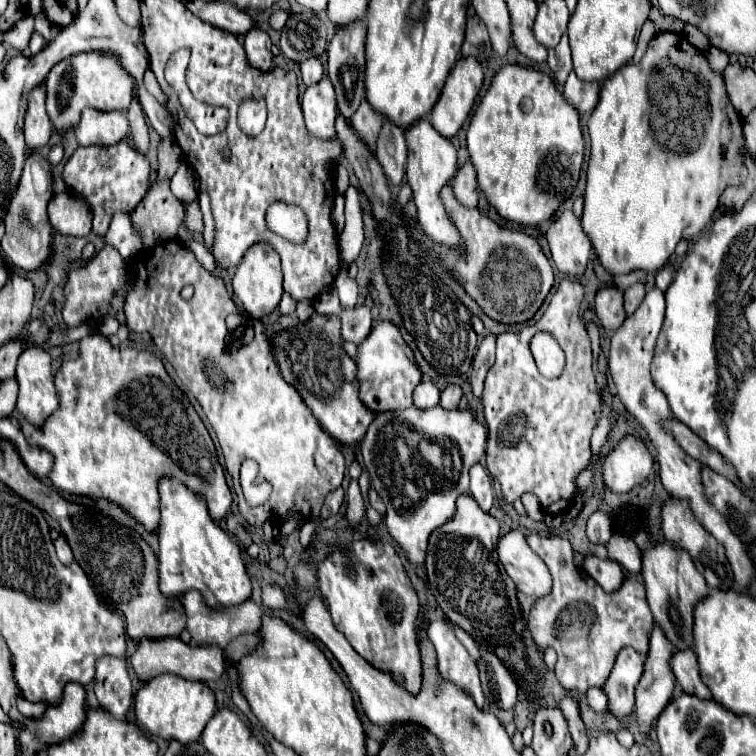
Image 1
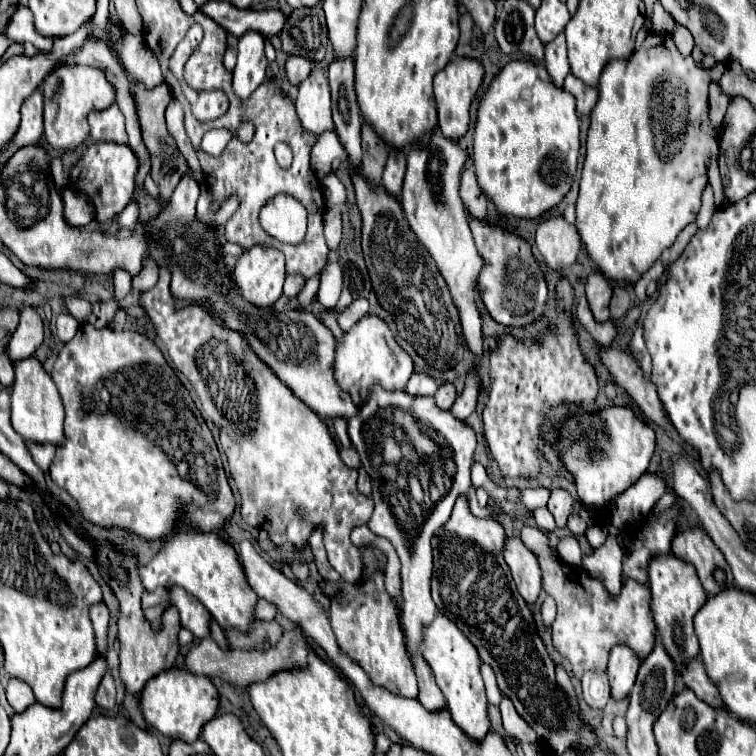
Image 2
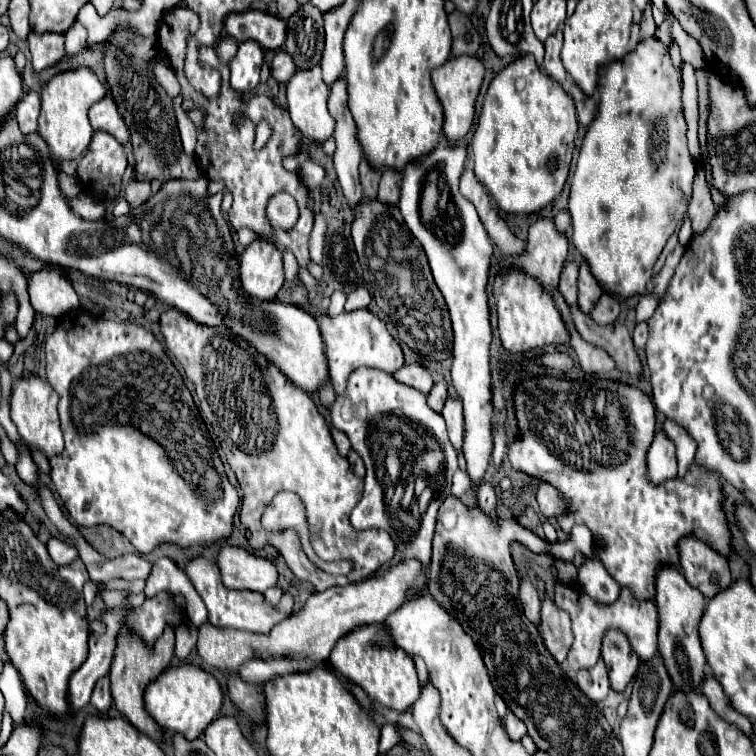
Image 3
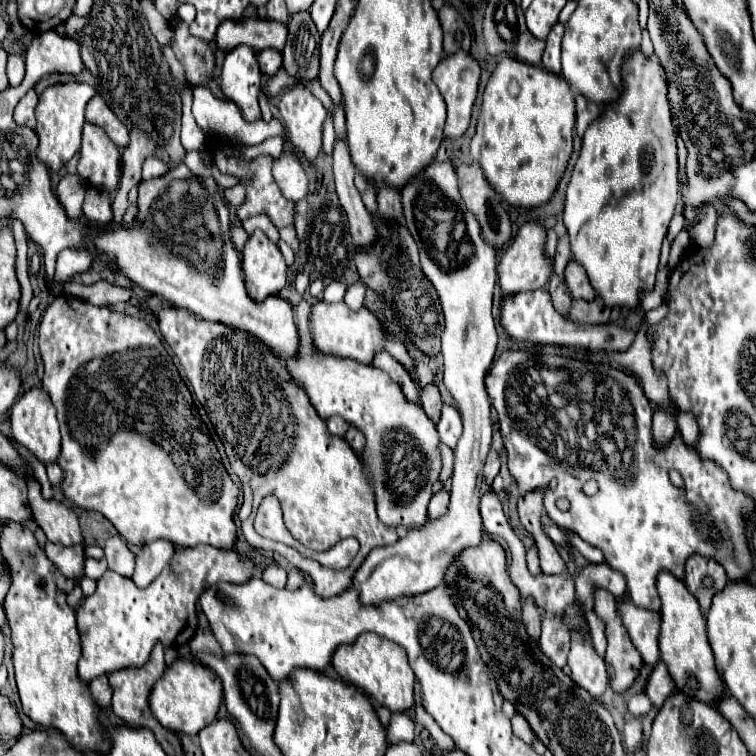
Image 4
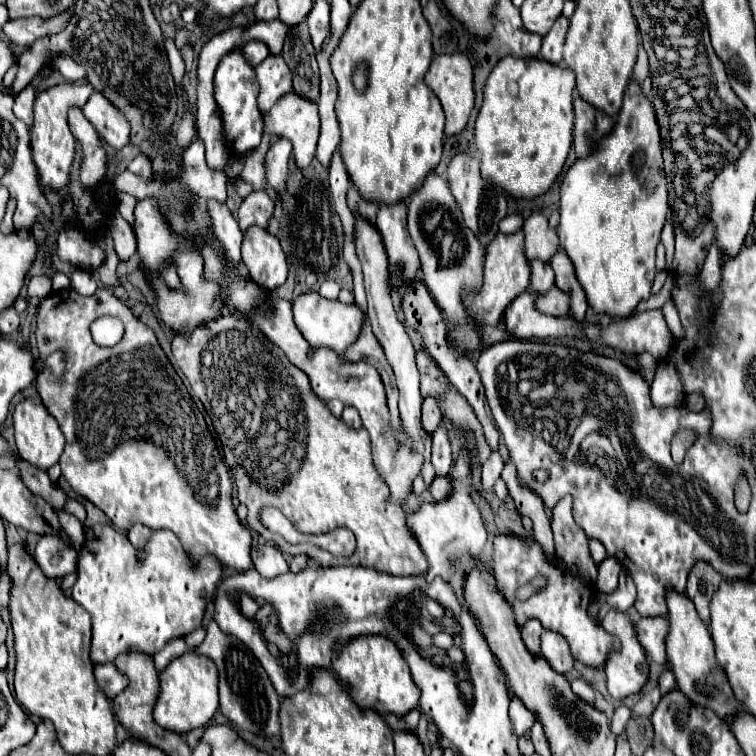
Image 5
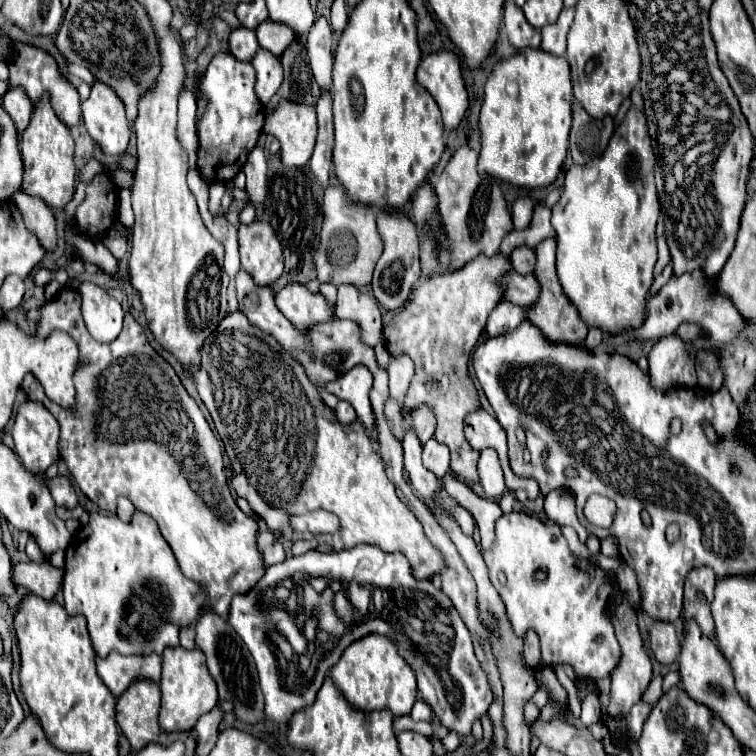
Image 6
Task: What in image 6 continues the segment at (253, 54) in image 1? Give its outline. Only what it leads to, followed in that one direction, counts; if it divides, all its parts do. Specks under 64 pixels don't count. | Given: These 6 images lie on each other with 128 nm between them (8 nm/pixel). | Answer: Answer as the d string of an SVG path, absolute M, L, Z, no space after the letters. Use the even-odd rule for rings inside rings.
M216 54L200 80L198 94L208 100L202 118L196 118L198 172L208 182L228 182L244 166L246 156L256 146L264 126L264 106L254 92L254 68L250 62L236 60L232 54Z

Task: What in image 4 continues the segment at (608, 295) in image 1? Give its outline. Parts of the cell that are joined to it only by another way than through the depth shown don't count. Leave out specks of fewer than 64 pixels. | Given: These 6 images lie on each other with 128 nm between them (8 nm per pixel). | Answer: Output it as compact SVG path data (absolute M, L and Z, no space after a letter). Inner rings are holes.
M576 260L568 262L568 266L564 270L564 280L566 280L566 286L568 286L572 298L582 298L588 302L592 302L596 298L596 292L592 288L592 284L588 282L586 272L582 270L582 266Z

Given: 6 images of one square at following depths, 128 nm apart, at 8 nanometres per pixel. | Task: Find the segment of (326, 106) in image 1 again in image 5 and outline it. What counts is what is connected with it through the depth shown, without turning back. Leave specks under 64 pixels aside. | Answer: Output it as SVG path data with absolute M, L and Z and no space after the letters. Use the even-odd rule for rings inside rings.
M296 94L282 96L264 116L264 130L268 134L284 136L292 142L292 158L298 168L306 168L316 152L318 142L318 108Z

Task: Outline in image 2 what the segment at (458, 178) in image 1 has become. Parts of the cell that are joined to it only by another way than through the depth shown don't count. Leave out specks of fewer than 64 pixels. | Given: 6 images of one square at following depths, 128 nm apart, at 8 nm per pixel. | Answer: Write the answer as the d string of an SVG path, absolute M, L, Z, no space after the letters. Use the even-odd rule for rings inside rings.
M466 168L462 172L462 186L460 186L460 196L464 200L464 206L468 208L470 216L476 220L486 220L488 216L488 198L482 192L482 188L476 182L474 168Z

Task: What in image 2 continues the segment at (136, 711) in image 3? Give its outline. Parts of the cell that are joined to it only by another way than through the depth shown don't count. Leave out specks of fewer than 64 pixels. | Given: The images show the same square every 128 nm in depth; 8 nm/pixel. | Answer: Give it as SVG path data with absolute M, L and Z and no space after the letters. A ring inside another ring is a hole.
M94 542L94 544L96 544L96 556L98 556L96 564L100 568L100 574L120 602L120 618L118 618L118 642L120 642L120 668L118 668L118 672L120 672L120 680L130 694L140 694L144 684L152 676L156 676L164 670L170 670L174 666L178 652L180 652L178 618L174 614L166 614L164 628L156 634L150 628L150 622L144 618L144 612L140 606L140 596L144 592L144 586L140 584L136 558L130 554L120 554L110 544L98 544L98 542Z

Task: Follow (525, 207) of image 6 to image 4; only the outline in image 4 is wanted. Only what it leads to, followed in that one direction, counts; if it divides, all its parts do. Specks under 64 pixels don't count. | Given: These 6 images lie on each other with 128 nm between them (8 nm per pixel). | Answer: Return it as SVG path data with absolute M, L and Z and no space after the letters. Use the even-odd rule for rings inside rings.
M432 162L412 180L412 184L406 184L402 188L402 204L406 226L418 244L422 272L440 296L446 320L440 336L444 384L460 406L464 432L454 450L454 472L446 514L436 520L426 518L422 526L408 528L396 544L374 548L368 554L368 560L358 568L352 584L360 592L364 604L422 594L444 584L448 564L452 564L464 548L478 546L484 538L480 486L484 478L482 468L492 442L490 400L484 388L484 372L488 370L488 364L492 364L498 342L496 324L490 312L492 292L496 286L496 250L492 244L484 242L476 218L468 208L464 208L456 184L456 172L450 162Z

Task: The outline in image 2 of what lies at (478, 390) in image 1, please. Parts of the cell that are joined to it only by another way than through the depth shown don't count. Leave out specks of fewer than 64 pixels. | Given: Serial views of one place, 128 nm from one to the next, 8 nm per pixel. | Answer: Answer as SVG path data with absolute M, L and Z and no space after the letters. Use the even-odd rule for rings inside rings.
M468 372L468 376L466 376L466 388L464 388L464 392L456 398L456 402L450 408L450 414L456 420L464 422L474 412L476 402L478 402L478 382L480 382L478 374L476 372Z

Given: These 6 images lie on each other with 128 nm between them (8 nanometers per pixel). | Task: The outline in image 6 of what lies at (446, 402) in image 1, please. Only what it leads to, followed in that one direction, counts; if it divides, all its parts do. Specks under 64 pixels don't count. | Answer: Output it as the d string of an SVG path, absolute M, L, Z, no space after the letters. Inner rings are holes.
M418 408L416 412L410 414L410 422L420 444L426 444L432 438L436 428L436 418L432 416L432 412L428 412L428 408Z

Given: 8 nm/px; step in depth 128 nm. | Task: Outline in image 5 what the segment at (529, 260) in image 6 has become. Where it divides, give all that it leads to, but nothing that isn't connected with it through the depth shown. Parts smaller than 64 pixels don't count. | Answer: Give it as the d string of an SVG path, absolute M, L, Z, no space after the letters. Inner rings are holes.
M530 260L530 290L534 292L544 292L548 288L554 286L554 278L552 278L552 268L550 264L542 262L542 260Z

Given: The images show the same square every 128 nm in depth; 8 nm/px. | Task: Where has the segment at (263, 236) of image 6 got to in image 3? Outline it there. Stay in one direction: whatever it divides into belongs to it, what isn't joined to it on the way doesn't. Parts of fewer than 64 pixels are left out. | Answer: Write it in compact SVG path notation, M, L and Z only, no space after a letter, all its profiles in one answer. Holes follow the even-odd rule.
M254 240L240 256L240 280L250 296L274 300L284 284L280 250L270 240Z

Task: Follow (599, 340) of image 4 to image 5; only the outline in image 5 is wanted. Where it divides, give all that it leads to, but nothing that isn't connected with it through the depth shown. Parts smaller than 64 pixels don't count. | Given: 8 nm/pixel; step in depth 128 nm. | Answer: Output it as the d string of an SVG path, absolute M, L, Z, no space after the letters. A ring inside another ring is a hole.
M532 292L520 294L504 312L504 328L510 336L520 340L530 338L554 338L554 336L582 336L582 332L588 338L594 338L602 334L598 326L592 324L576 324L570 318L554 318L538 312L534 308L534 296ZM662 310L636 312L628 318L614 320L604 328L604 342L626 354L652 354L656 360L666 358L672 346L672 332L666 326Z

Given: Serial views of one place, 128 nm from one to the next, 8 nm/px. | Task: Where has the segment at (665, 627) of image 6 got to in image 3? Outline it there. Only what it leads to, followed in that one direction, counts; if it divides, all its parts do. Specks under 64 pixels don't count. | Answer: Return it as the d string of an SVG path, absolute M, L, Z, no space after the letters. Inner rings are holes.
M556 584L556 604L560 608L570 612L572 620L572 632L574 632L574 644L568 652L568 664L572 670L582 670L582 668L592 668L600 656L600 646L602 646L602 634L608 628L620 628L632 648L636 648L636 654L640 656L642 662L648 662L654 658L658 652L658 612L654 602L638 602L628 588L622 588L620 596L612 604L598 604L590 596L586 596L578 586L568 586L568 584Z

